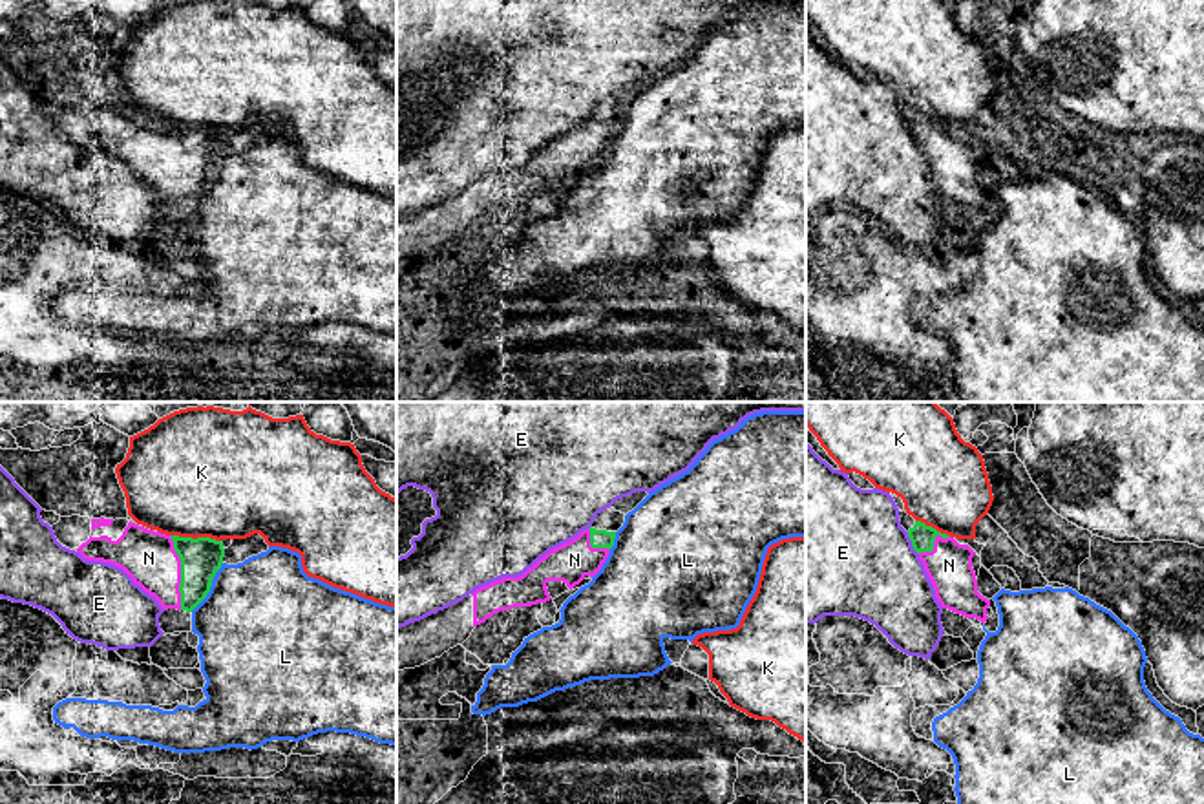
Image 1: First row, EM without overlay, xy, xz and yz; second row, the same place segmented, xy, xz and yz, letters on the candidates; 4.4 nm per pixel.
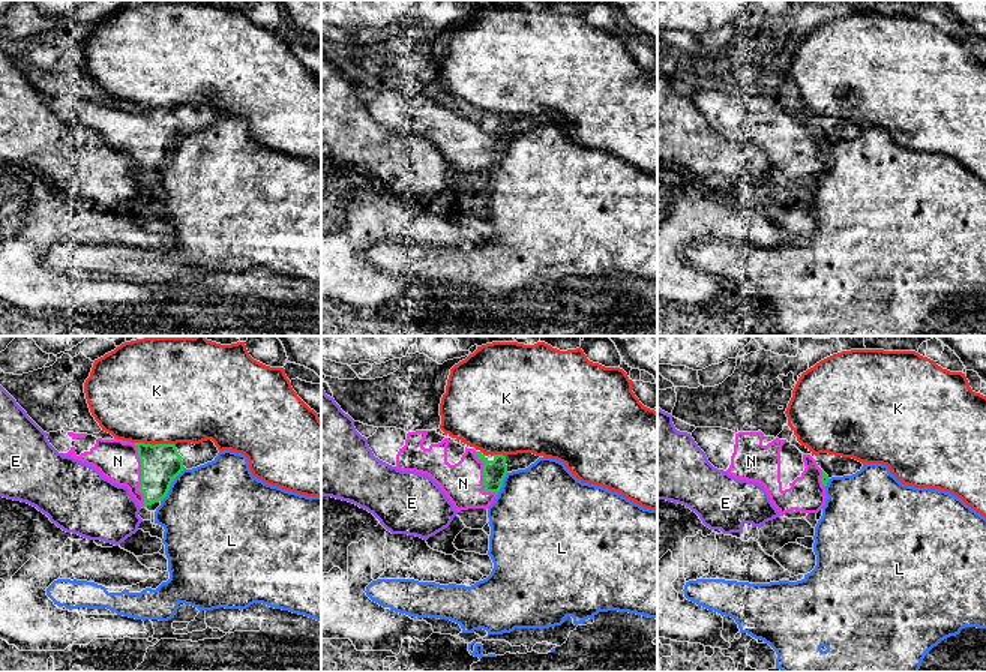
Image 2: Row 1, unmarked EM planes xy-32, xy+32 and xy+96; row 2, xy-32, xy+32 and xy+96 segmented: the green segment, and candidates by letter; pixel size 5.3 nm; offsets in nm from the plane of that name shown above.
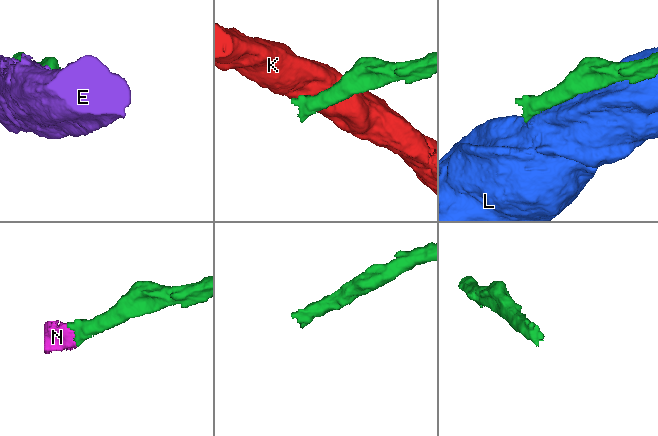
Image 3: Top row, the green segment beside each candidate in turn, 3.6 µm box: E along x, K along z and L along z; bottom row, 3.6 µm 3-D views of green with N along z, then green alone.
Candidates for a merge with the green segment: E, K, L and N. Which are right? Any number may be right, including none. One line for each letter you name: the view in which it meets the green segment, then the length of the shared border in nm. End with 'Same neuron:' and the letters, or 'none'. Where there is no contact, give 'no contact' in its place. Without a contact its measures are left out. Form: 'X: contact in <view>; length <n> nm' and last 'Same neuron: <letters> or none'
N: contact in xy; length 340 nm
Same neuron: N

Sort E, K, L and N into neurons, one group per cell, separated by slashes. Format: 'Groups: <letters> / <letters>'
Groups: E / K / L / N

